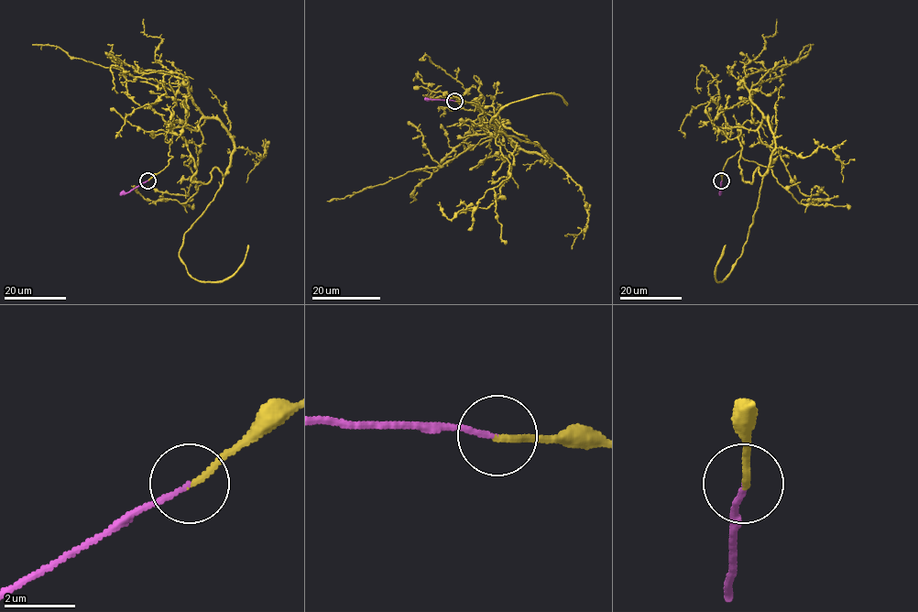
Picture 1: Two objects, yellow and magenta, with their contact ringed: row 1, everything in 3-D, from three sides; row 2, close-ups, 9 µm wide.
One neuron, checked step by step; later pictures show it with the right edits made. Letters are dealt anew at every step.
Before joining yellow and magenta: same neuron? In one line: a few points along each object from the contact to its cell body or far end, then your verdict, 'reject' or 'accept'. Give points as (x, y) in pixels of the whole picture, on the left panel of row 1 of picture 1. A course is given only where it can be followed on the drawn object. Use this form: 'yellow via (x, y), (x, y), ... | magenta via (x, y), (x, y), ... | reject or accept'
yellow via (147, 180), (172, 157), (169, 131), (191, 180), (223, 177), (180, 246), (193, 278), (227, 279), (248, 245) | magenta via (147, 180), (120, 195) | accept

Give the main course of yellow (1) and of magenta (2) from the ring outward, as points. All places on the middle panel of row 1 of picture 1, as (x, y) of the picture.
1: (455, 101), (478, 105), (475, 124), (507, 120), (539, 147), (489, 121), (506, 104), (544, 93), (567, 104)
2: (455, 101), (424, 99)

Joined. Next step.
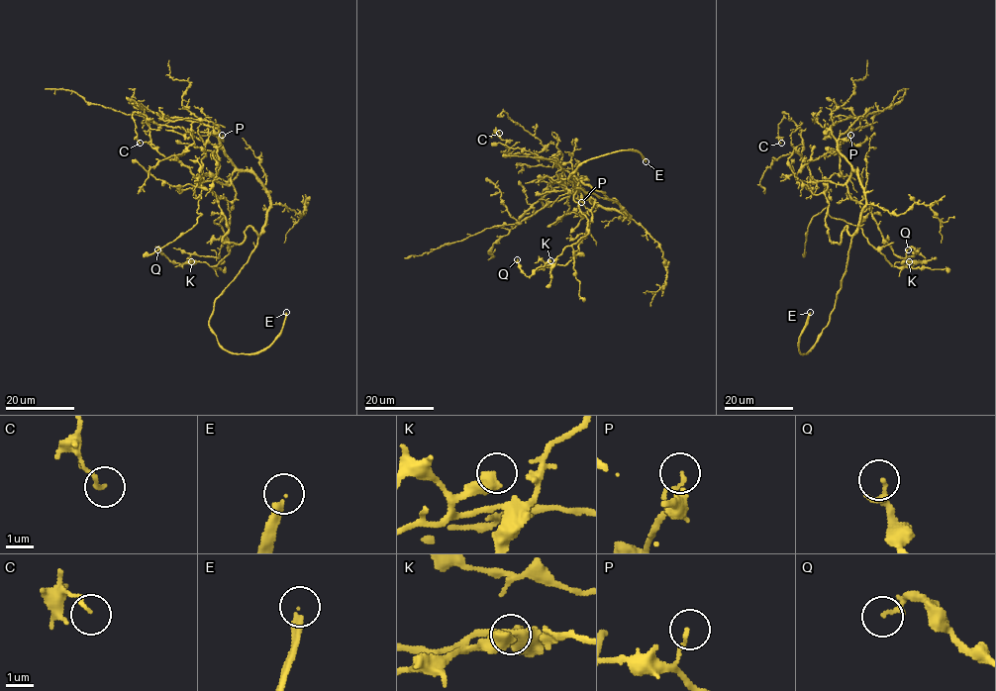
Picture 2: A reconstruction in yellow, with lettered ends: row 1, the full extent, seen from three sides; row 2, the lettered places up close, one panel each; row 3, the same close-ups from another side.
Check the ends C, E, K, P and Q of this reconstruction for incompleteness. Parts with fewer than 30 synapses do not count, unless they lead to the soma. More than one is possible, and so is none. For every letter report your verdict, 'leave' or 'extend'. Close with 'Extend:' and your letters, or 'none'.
C: leave
E: extend
K: leave
P: leave
Q: leave
Extend: E

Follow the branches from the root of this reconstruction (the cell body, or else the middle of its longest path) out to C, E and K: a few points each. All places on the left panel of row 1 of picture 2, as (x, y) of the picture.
C: (268, 191), (248, 171), (236, 170), (229, 184), (196, 176), (151, 147), (147, 116), (135, 112), (140, 143)
E: (268, 191), (263, 232), (248, 261), (215, 300), (208, 326), (225, 349), (254, 353), (280, 332), (286, 312)
K: (268, 191), (258, 235), (248, 226), (241, 244), (225, 243), (222, 215), (229, 252), (215, 265), (191, 261)

